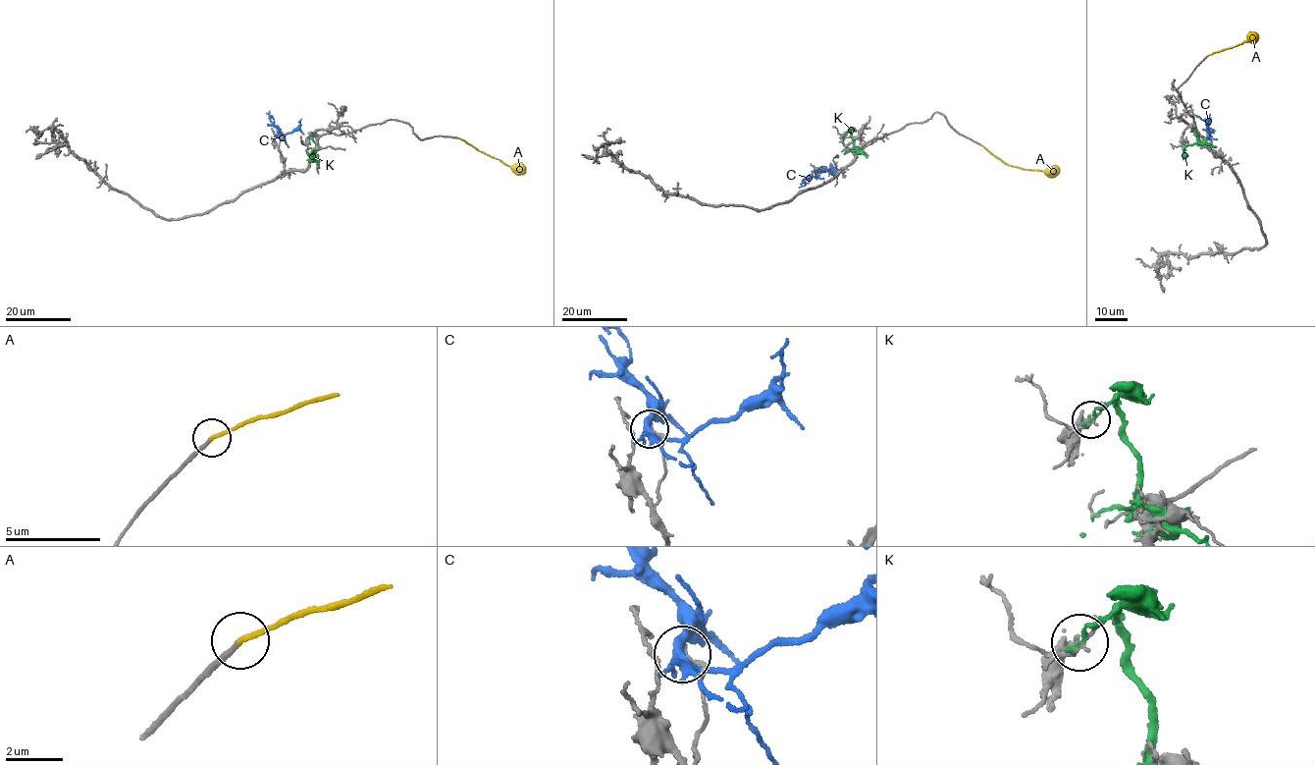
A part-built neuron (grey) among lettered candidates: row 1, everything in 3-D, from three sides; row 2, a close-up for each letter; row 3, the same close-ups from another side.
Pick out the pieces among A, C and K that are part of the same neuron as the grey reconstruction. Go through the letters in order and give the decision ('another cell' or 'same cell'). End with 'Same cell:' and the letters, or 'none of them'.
A: same cell
C: another cell
K: another cell
Same cell: A

